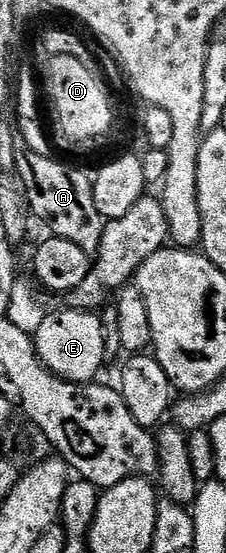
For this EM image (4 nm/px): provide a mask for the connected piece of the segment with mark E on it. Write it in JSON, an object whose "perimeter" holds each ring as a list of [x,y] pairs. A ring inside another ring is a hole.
{"perimeter":[[[61,307],[58,313],[50,312],[35,332],[37,356],[42,364],[67,381],[89,383],[105,361],[105,329],[96,312],[88,309]]]}

